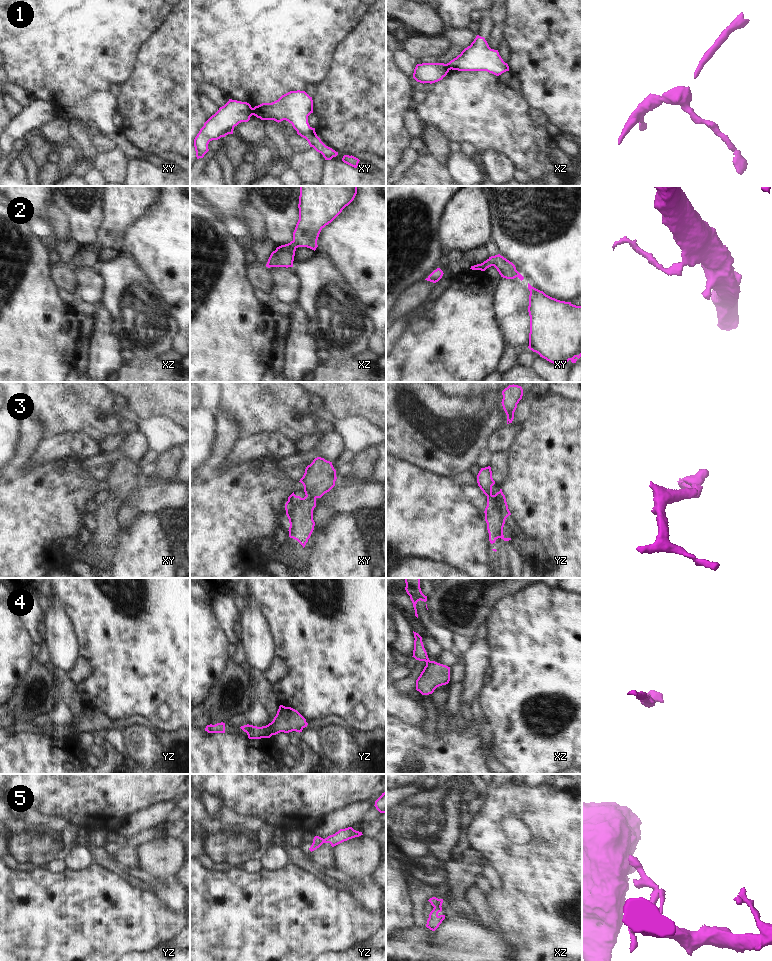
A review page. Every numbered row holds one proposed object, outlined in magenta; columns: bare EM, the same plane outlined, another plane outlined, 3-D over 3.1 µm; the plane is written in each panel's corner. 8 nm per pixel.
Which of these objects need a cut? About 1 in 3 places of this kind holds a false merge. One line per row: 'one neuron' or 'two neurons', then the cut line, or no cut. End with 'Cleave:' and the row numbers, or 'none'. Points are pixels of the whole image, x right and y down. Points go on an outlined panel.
1: two neurons; cut in xy along (251, 108), (253, 114)
2: one neuron; no cut
3: one neuron; no cut
4: one neuron; no cut
5: two neurons; cut in xz along (434, 906), (440, 907)
Cleave: 1, 5

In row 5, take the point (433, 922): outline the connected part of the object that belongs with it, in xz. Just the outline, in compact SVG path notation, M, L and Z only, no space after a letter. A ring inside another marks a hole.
M434 907L433 910L429 914L429 918L427 920L426 927L432 931L435 931L442 921L445 919L445 915L438 915L439 912L442 911L442 907Z

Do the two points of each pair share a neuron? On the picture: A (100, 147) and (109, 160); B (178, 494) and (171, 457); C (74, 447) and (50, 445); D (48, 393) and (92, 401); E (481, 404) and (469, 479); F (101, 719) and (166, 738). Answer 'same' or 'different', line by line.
A: different
B: different
C: same
D: same
E: different
F: same

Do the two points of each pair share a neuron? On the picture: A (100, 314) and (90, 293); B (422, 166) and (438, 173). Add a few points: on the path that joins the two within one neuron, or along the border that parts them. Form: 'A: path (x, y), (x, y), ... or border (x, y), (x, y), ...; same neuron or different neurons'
A: border (97, 302), (93, 304); different neurons
B: path (426, 170), (429, 173), (434, 173); same neuron

